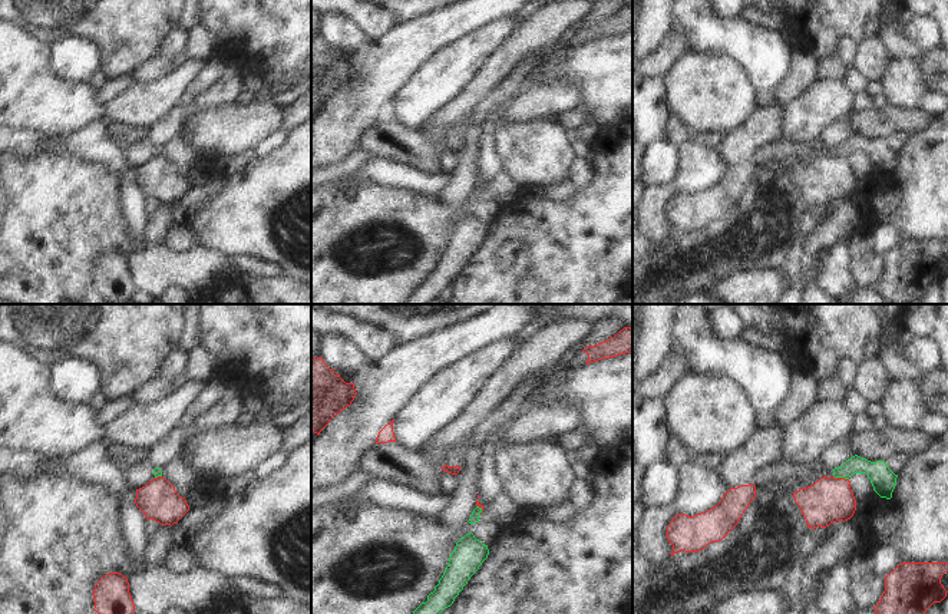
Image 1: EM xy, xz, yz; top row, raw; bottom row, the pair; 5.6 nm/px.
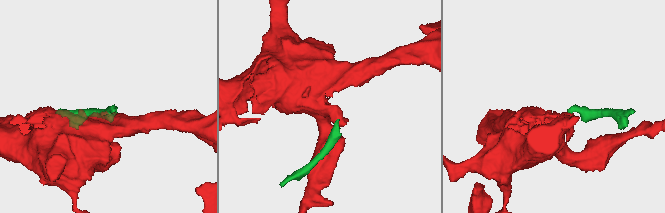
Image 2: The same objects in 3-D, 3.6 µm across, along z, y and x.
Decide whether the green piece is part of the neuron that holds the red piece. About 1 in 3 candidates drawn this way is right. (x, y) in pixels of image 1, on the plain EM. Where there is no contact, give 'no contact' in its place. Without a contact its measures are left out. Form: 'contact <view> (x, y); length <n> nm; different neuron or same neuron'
contact yz (841, 157); length 90 nm; different neuron

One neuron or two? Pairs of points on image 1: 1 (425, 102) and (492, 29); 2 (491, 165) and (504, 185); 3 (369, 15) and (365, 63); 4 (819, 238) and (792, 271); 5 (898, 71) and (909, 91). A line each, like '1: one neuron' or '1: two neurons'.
1: one neuron
2: two neurons
3: two neurons
4: two neurons
5: one neuron

